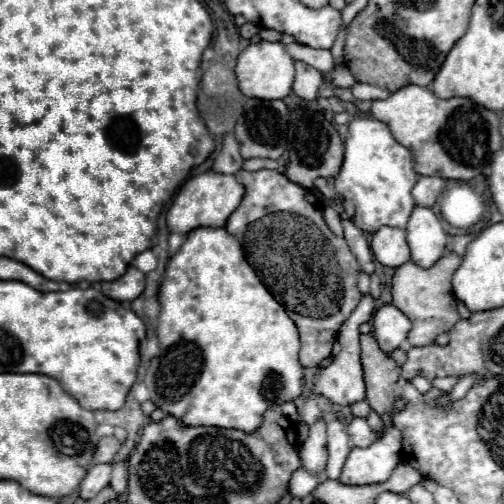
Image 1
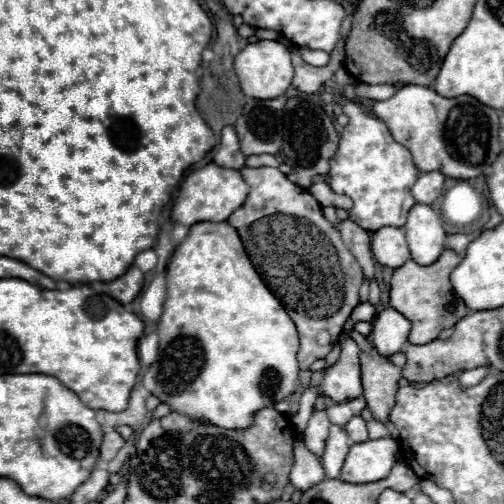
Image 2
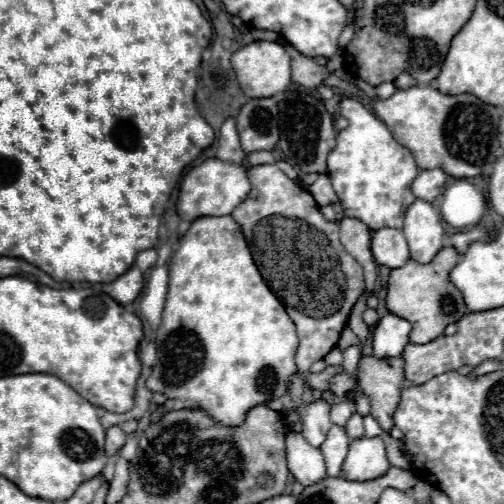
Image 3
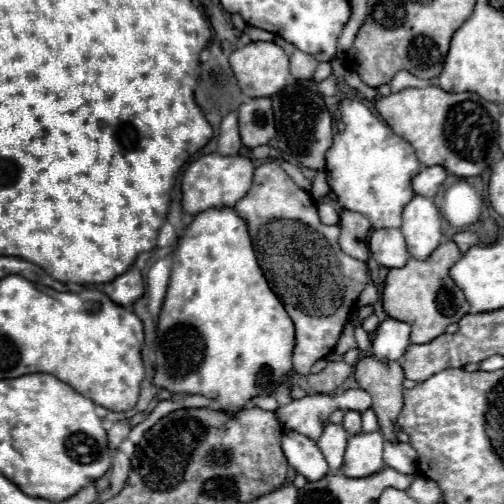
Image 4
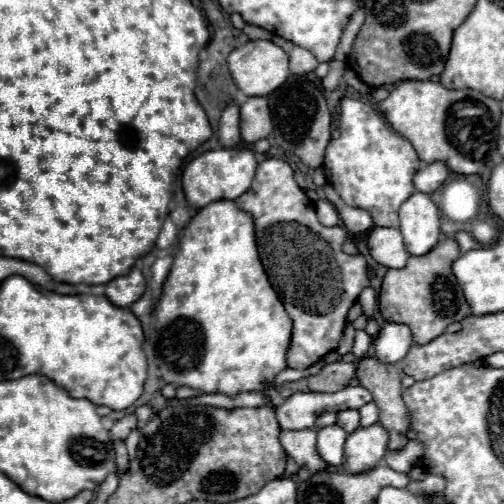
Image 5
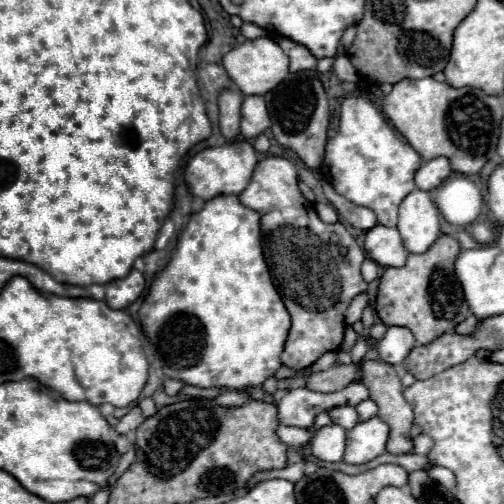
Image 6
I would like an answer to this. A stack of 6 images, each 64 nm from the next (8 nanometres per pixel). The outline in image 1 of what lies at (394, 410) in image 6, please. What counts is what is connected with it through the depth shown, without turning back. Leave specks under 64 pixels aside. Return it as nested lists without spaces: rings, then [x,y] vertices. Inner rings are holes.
[[[372,334],[360,336],[362,368],[366,382],[366,402],[376,414],[388,414],[394,406],[394,388],[400,378],[400,366],[384,354]]]

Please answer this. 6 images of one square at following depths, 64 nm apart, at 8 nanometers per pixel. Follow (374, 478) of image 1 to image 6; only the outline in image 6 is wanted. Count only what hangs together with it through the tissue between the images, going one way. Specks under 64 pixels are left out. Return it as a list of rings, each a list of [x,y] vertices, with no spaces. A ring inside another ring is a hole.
[[[380,416],[358,422],[352,430],[348,430],[344,462],[348,464],[370,462],[372,458],[386,452],[386,440],[388,440],[388,426],[384,424],[384,420],[380,420]]]

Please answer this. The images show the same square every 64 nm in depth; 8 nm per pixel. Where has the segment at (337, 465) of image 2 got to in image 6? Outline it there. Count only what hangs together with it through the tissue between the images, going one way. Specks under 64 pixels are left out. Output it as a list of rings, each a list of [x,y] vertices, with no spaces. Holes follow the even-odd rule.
[[[328,424],[320,428],[310,442],[312,456],[322,462],[340,462],[344,456],[344,448],[346,448],[346,430],[340,428],[338,424]]]

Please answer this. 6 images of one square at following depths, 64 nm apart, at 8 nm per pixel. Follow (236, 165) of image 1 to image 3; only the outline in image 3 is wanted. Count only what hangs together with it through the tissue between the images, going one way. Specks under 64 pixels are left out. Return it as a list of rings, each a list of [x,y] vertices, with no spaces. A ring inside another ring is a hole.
[[[234,118],[224,120],[224,124],[222,124],[222,128],[220,128],[218,152],[216,152],[216,156],[218,156],[220,160],[236,162],[236,164],[242,164],[242,160],[244,160],[244,150],[240,148],[240,138],[238,138],[238,130],[236,130]]]

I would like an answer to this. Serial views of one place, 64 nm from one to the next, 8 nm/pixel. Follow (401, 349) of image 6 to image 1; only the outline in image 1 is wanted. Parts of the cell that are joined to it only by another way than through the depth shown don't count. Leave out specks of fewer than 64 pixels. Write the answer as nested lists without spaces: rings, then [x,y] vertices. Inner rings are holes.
[[[386,304],[374,314],[372,326],[372,334],[380,344],[380,350],[390,354],[406,340],[412,322],[394,304]]]

